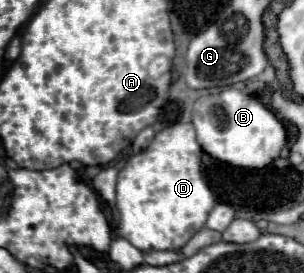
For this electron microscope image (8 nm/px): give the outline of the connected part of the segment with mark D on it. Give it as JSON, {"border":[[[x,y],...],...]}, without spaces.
{"border":[[[174,123],[154,135],[148,149],[130,157],[116,181],[116,209],[118,209],[118,237],[128,239],[140,251],[152,249],[180,249],[200,227],[204,227],[208,213],[216,205],[216,197],[209,187],[202,164],[202,147],[196,141],[192,123]]]}

